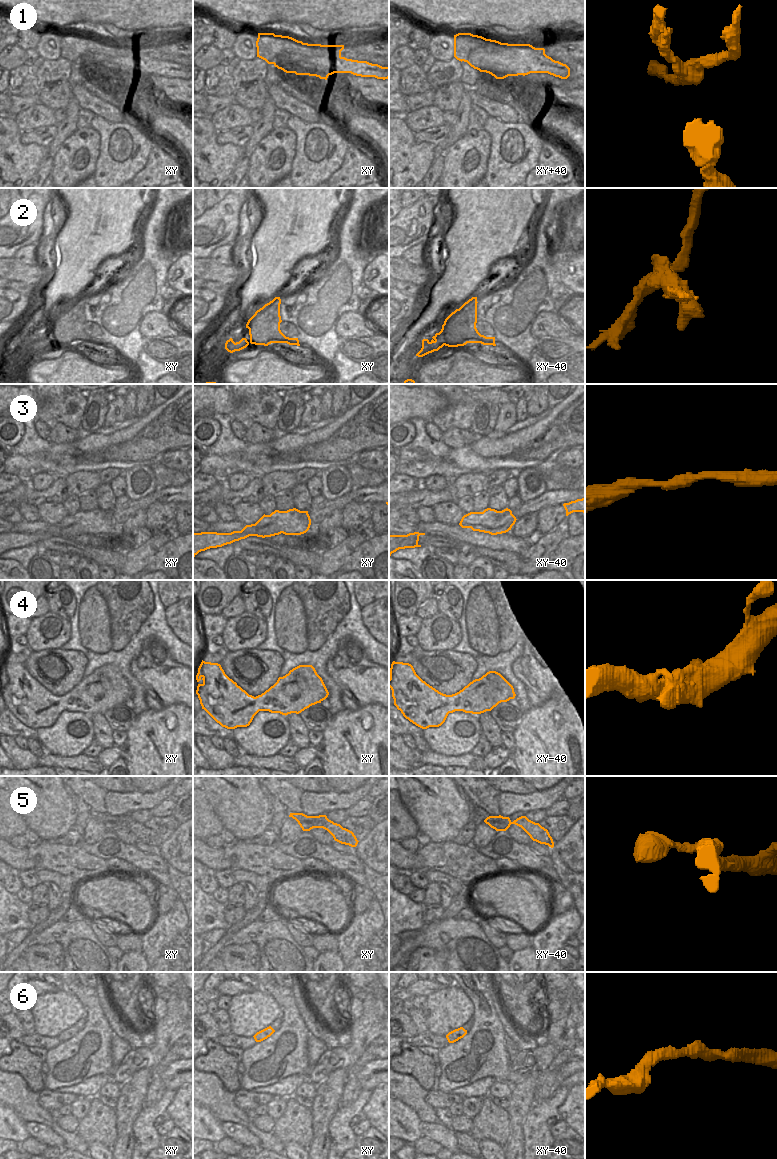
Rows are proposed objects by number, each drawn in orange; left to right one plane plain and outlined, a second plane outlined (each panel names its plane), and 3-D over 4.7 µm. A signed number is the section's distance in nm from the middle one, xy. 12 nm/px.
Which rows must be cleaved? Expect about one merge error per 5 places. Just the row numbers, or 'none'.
1

